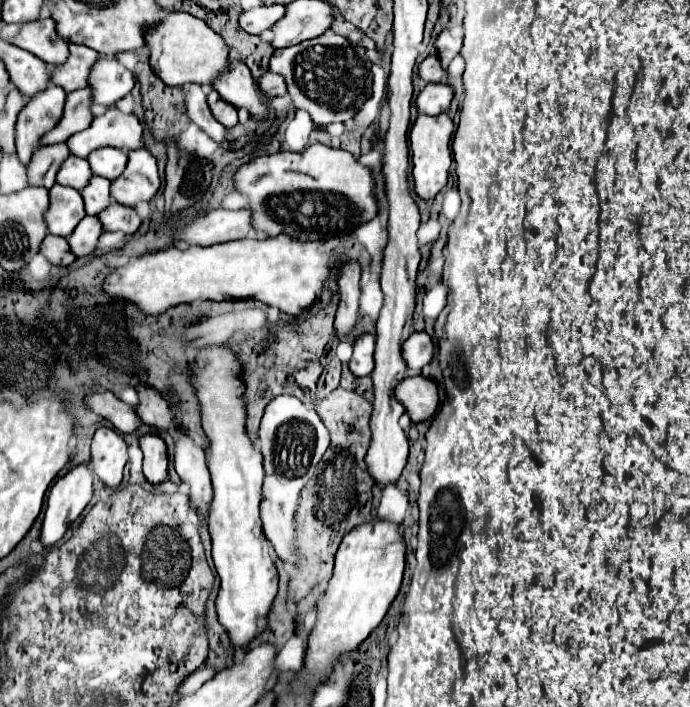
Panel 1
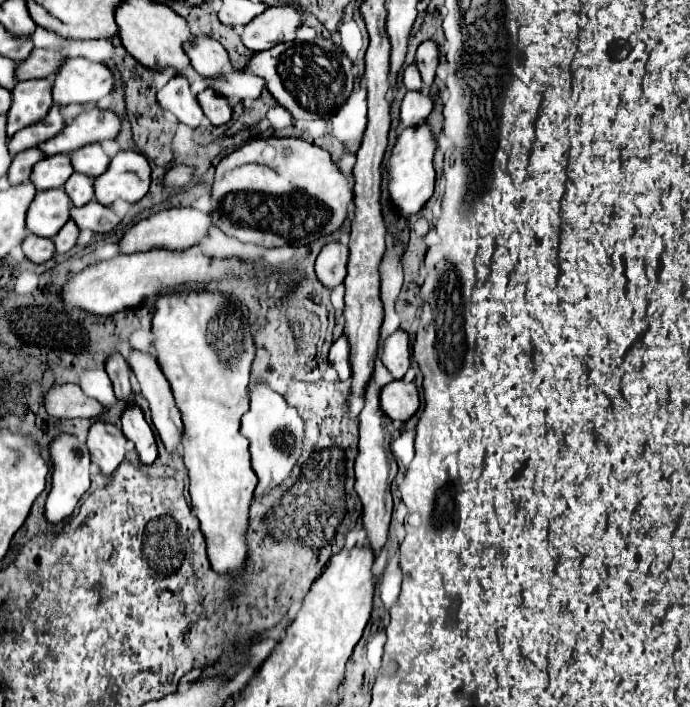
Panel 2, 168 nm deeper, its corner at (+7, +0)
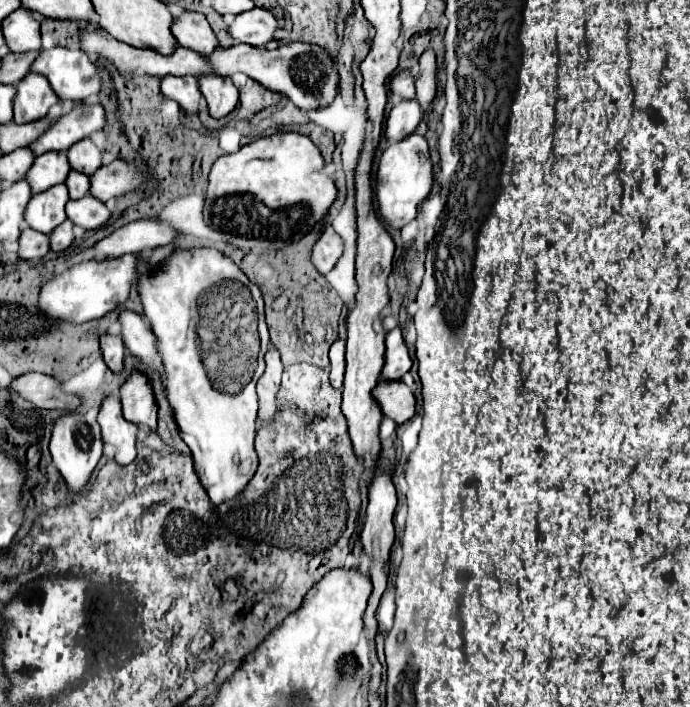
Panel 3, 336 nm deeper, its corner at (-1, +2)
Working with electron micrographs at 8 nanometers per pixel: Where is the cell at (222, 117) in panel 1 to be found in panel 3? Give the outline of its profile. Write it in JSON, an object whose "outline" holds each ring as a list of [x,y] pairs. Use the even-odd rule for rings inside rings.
{"outline":[[[201,75],[199,77],[199,89],[209,103],[211,117],[215,117],[215,119],[229,115],[239,101],[239,91],[229,77]]]}

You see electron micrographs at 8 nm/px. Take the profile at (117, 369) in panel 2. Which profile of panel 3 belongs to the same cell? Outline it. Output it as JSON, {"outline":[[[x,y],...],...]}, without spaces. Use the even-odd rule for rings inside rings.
{"outline":[[[105,333],[99,337],[99,343],[101,343],[101,353],[105,359],[105,365],[113,373],[119,373],[123,369],[123,341],[121,341],[121,337]]]}

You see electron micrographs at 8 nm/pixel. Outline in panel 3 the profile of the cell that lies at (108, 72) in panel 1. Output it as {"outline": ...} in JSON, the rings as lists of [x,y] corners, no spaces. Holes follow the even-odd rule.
{"outline":[[[41,49],[31,71],[45,75],[61,99],[71,99],[75,103],[89,95],[97,95],[101,89],[99,69],[85,53],[81,53],[81,49]]]}

